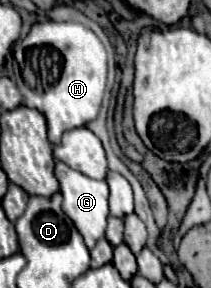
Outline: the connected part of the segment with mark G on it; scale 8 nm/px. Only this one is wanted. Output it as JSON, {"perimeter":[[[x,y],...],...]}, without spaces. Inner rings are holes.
{"perimeter":[[[57,161],[55,163],[55,177],[61,183],[61,193],[63,193],[63,209],[67,217],[77,225],[79,233],[85,239],[85,245],[93,249],[97,239],[105,235],[107,227],[107,217],[109,217],[109,207],[107,207],[107,197],[109,197],[109,187],[107,181],[95,181],[91,177],[85,177],[83,173],[67,167],[65,163]]]}

